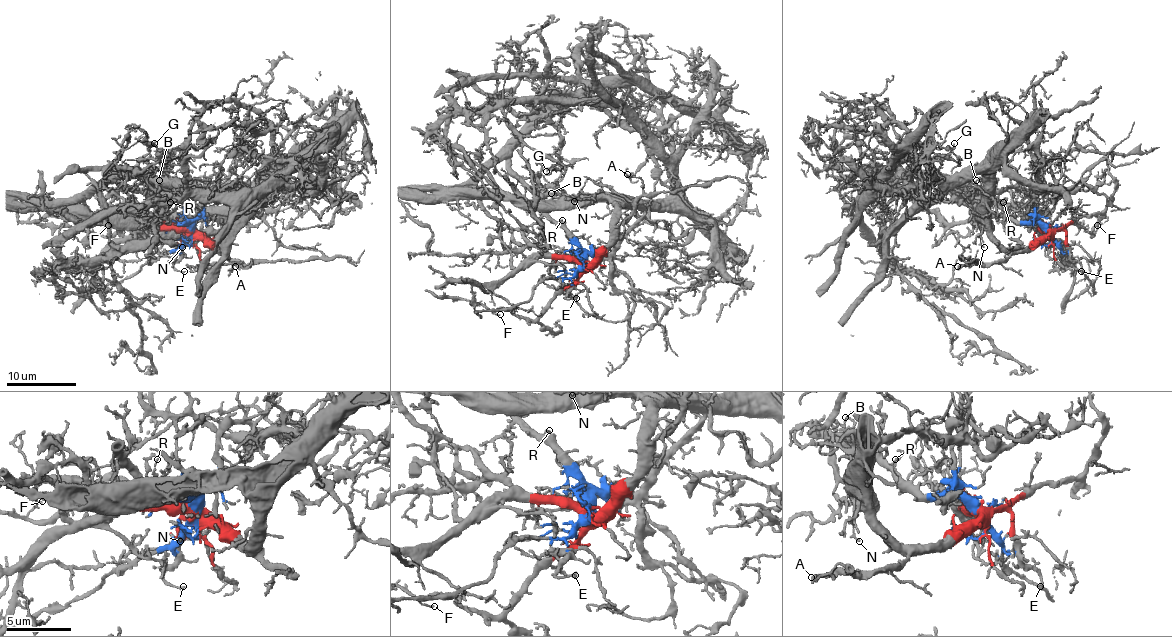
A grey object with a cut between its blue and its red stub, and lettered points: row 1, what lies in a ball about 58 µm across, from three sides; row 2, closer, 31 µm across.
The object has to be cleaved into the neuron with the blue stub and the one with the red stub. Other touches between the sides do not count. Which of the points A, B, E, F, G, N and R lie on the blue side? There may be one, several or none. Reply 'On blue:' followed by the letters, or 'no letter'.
On blue: B, E, G, R

